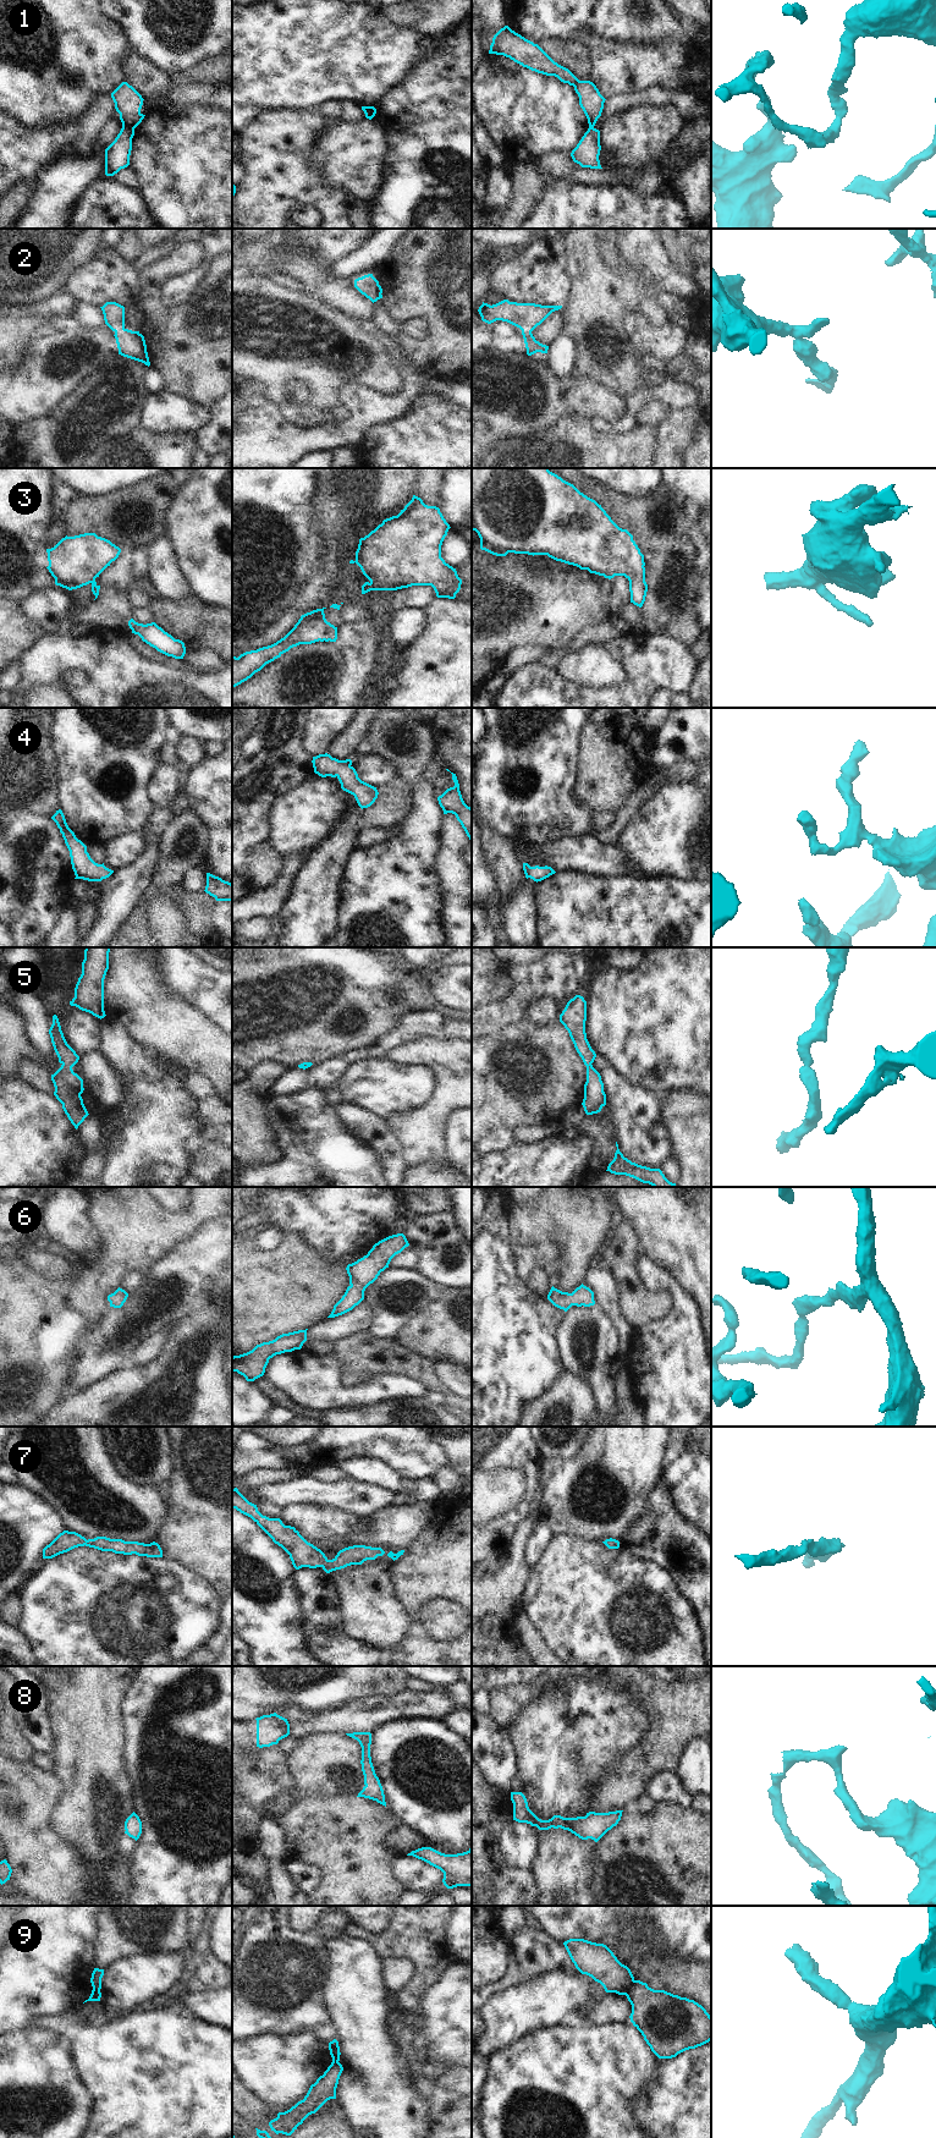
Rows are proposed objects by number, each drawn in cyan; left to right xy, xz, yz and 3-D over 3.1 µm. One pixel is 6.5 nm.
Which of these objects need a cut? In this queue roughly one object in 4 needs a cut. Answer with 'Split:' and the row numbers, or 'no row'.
Split: 1, 9

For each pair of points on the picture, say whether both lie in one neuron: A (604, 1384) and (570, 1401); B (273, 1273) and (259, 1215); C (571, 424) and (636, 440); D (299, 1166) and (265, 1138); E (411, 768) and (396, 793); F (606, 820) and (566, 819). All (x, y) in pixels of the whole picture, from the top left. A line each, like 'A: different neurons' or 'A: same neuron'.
A: different neurons
B: different neurons
C: same neuron
D: different neurons
E: different neurons
F: different neurons

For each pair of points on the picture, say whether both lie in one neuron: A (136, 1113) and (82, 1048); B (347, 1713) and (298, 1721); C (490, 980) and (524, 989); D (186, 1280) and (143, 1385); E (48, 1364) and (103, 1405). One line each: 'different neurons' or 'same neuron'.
A: different neurons
B: same neuron
C: different neurons
D: different neurons
E: different neurons

